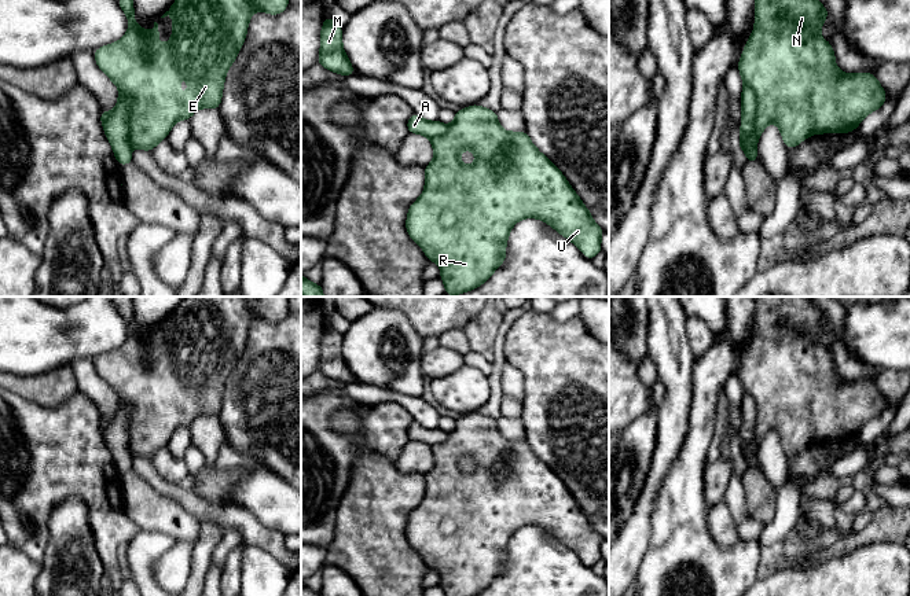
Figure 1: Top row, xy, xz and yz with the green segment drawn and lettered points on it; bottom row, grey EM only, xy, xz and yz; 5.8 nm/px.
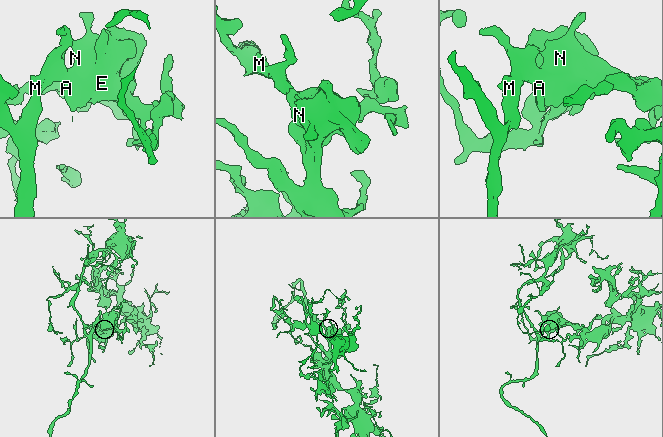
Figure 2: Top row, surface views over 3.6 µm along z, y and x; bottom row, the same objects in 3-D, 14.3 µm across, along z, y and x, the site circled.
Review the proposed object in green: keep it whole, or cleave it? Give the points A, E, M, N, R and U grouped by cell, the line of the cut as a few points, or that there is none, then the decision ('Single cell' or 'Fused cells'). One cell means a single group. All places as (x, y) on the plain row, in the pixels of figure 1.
Groups: A E M N R U. No split. Single cell

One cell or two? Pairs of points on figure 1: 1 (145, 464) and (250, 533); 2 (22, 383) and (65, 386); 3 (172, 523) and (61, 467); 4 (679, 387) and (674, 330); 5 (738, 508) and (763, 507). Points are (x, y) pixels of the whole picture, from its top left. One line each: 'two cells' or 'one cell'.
1: one cell
2: one cell
3: two cells
4: one cell
5: two cells

